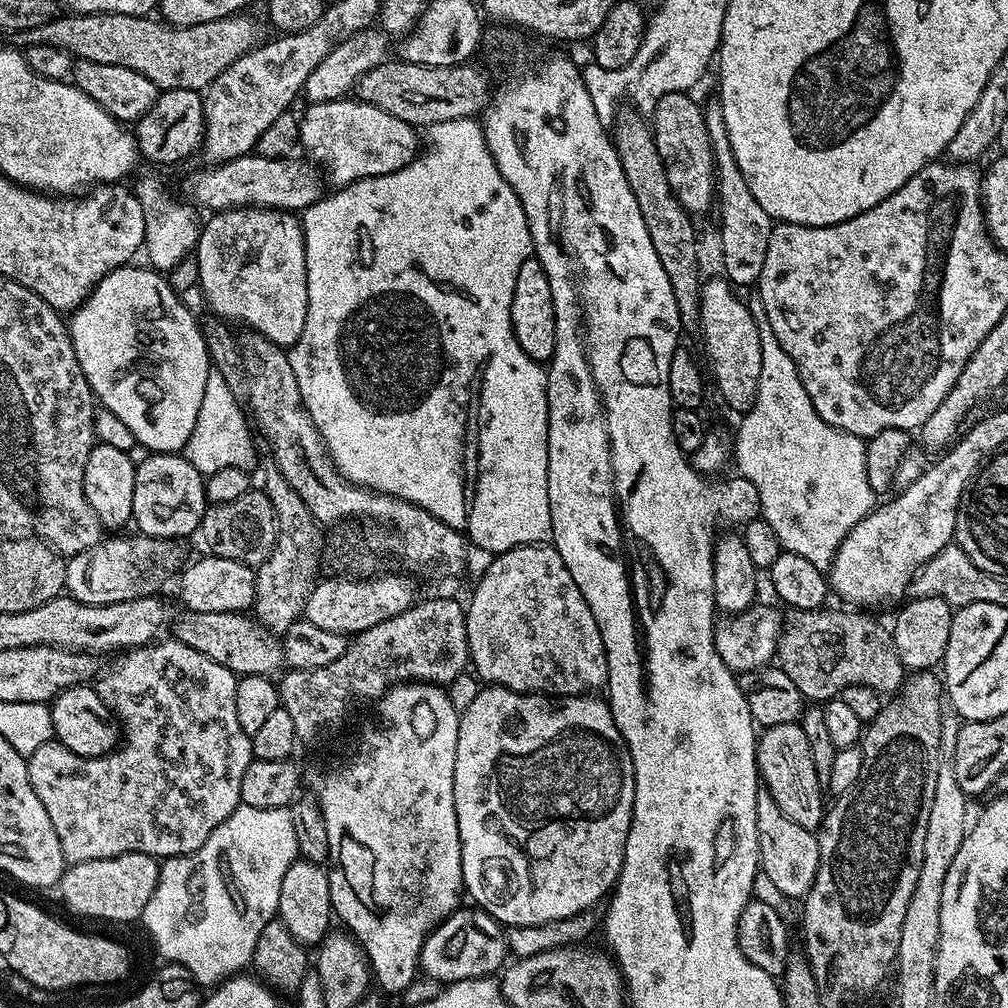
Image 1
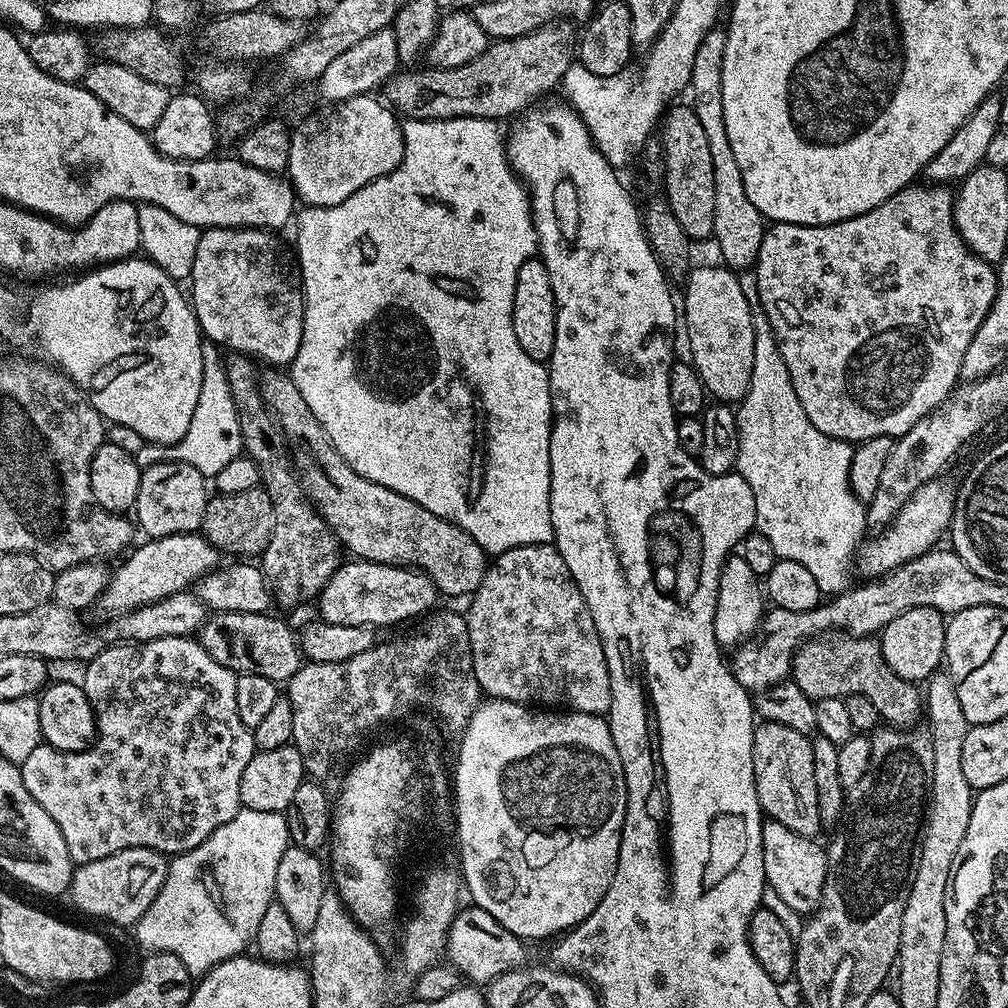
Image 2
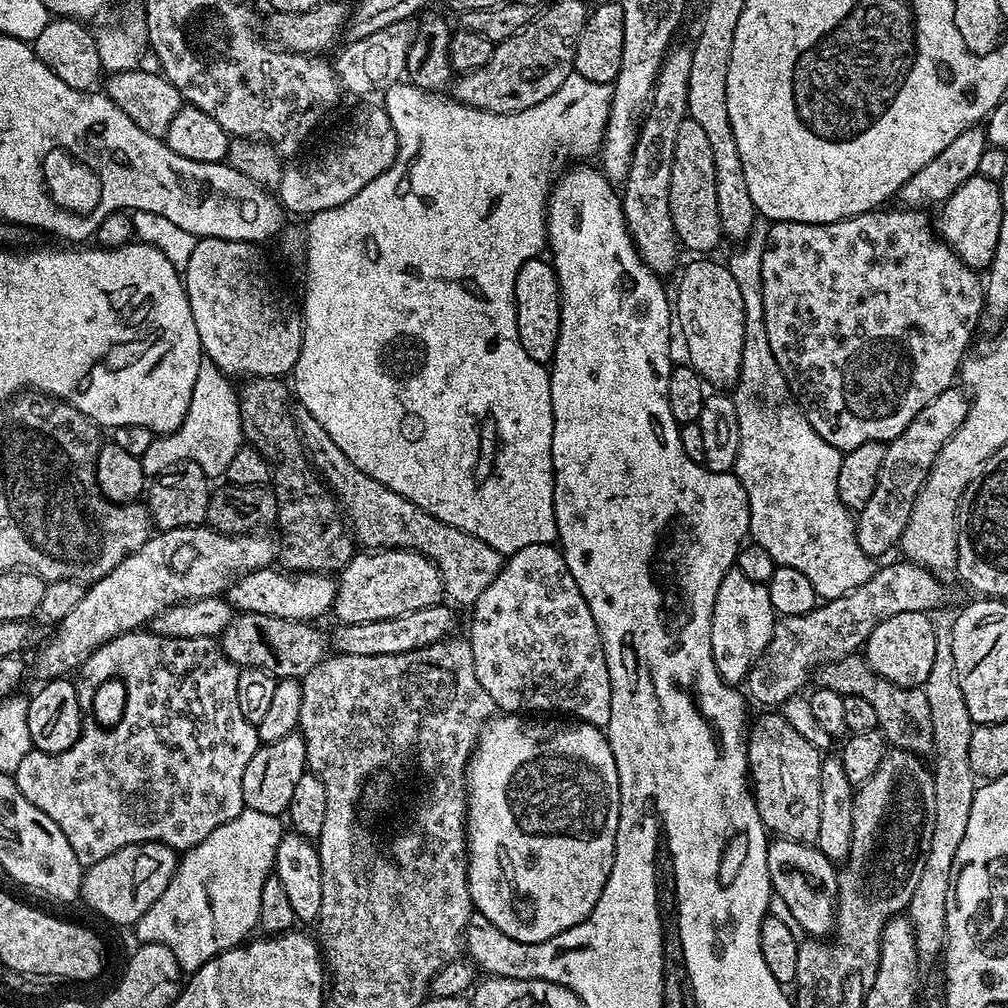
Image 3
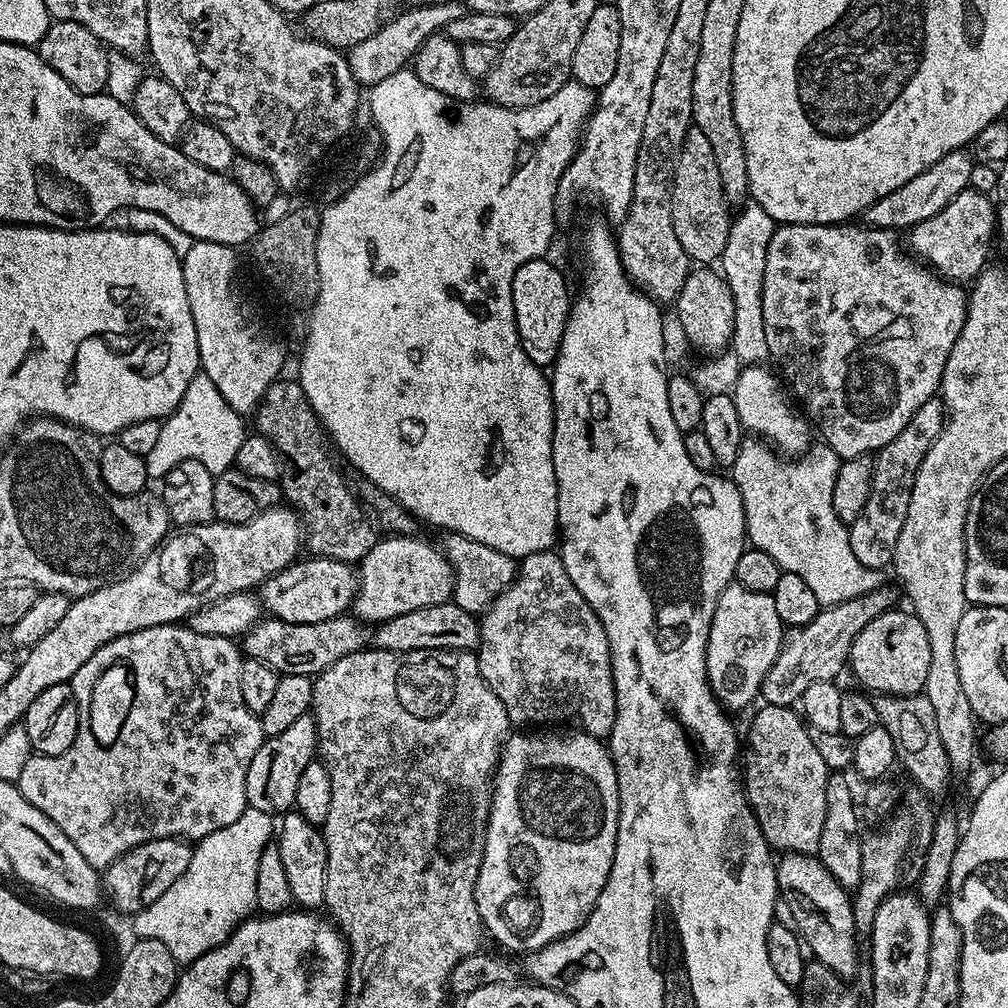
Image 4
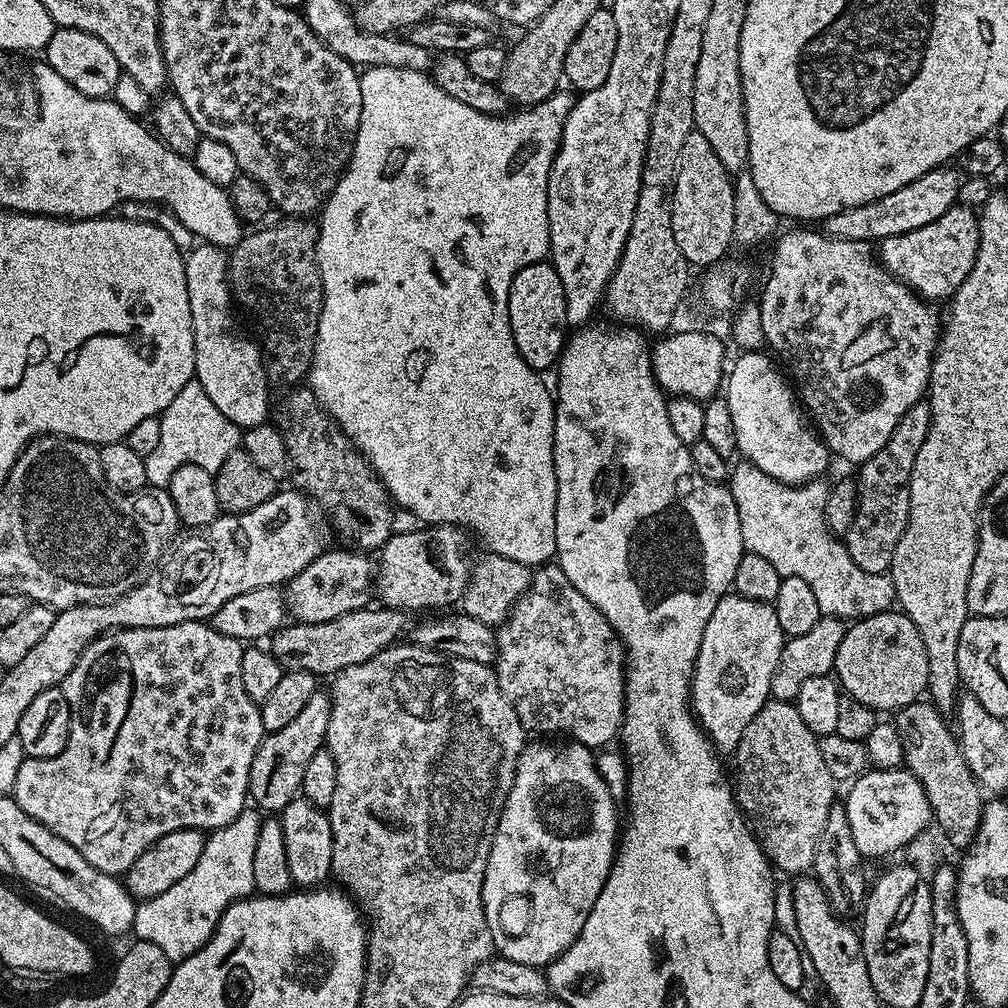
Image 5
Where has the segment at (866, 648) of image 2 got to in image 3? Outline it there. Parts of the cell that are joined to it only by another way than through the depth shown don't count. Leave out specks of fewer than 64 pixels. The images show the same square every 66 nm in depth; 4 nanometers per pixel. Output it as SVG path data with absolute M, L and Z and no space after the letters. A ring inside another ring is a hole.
M860 654L844 656L841 660L831 660L828 664L820 665L814 673L814 680L819 687L834 690L839 696L866 698L866 702L870 702L870 707L878 713L879 729L891 747L906 749L919 756L926 756L932 752L933 727L930 704L923 687L900 687L882 678Z

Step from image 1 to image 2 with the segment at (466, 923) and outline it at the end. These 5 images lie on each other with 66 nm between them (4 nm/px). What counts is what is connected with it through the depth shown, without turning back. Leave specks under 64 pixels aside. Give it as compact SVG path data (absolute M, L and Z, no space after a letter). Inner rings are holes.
M475 906L461 907L450 926L448 939L444 941L447 963L457 968L465 981L476 986L487 985L489 980L500 976L503 972L513 972L515 968L525 967L529 960L528 952L524 948L527 948L525 941L521 940L519 936L510 934L510 930L506 930L506 926L502 926L493 916L486 914L486 910Z

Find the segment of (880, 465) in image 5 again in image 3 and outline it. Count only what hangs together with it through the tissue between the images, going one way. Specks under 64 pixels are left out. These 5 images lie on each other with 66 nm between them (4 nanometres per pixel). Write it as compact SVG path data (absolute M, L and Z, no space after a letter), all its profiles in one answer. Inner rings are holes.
M953 386L942 390L934 402L926 402L914 422L898 434L898 438L887 441L886 458L882 458L882 470L878 470L878 486L870 494L870 502L855 517L858 546L873 558L881 558L900 543L900 535L906 530L914 502L926 482L934 458L942 446L960 429L968 413L970 397L963 387Z

